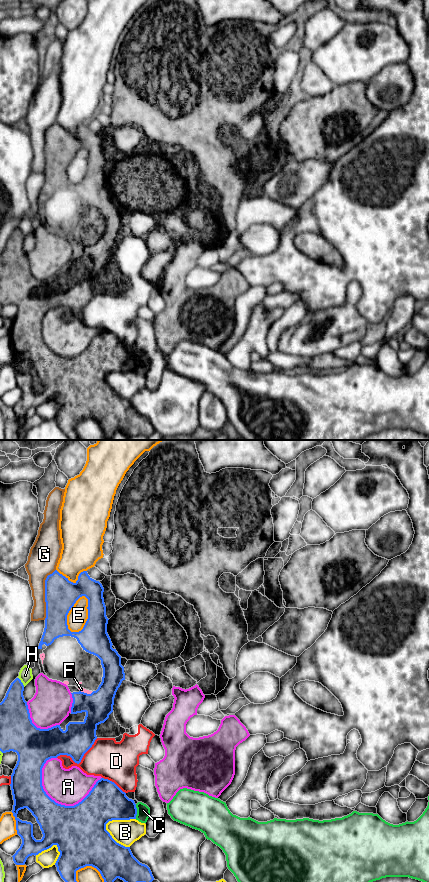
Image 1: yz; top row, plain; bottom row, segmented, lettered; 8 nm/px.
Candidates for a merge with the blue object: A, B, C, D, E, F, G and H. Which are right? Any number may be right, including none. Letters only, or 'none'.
F

